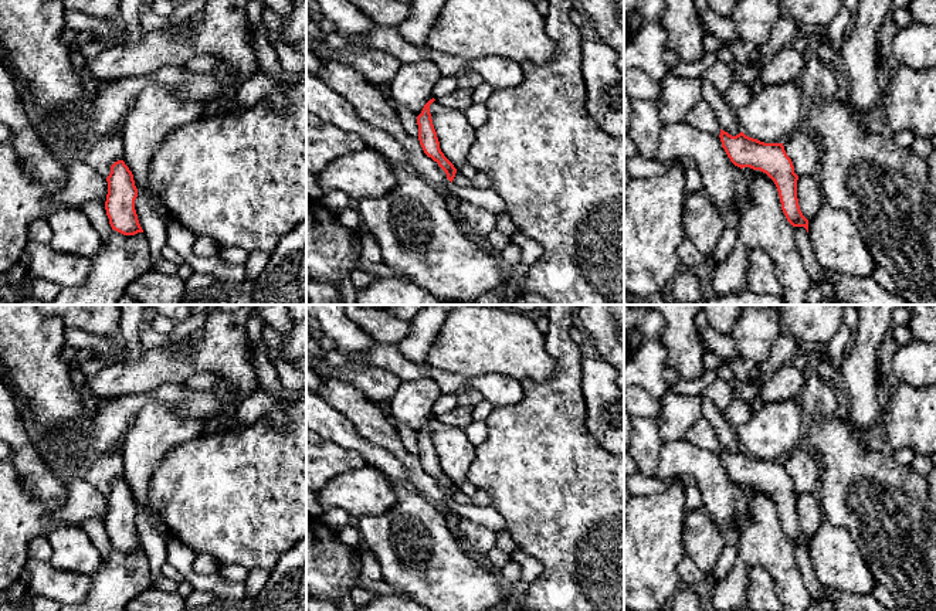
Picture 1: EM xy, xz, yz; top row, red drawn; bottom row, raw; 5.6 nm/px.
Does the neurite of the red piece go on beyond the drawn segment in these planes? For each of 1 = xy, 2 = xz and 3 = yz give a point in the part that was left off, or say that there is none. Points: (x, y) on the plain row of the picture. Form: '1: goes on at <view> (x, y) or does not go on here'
1: does not go on here
2: does not go on here
3: does not go on here

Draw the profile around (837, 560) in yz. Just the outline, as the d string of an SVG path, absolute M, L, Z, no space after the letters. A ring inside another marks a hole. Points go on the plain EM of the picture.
M823 519L818 530L808 537L808 553L815 577L824 588L834 590L835 593L872 595L872 588L878 581L847 529L834 526Z

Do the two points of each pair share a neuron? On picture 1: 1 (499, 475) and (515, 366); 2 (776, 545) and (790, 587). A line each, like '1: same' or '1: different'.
1: different
2: same

